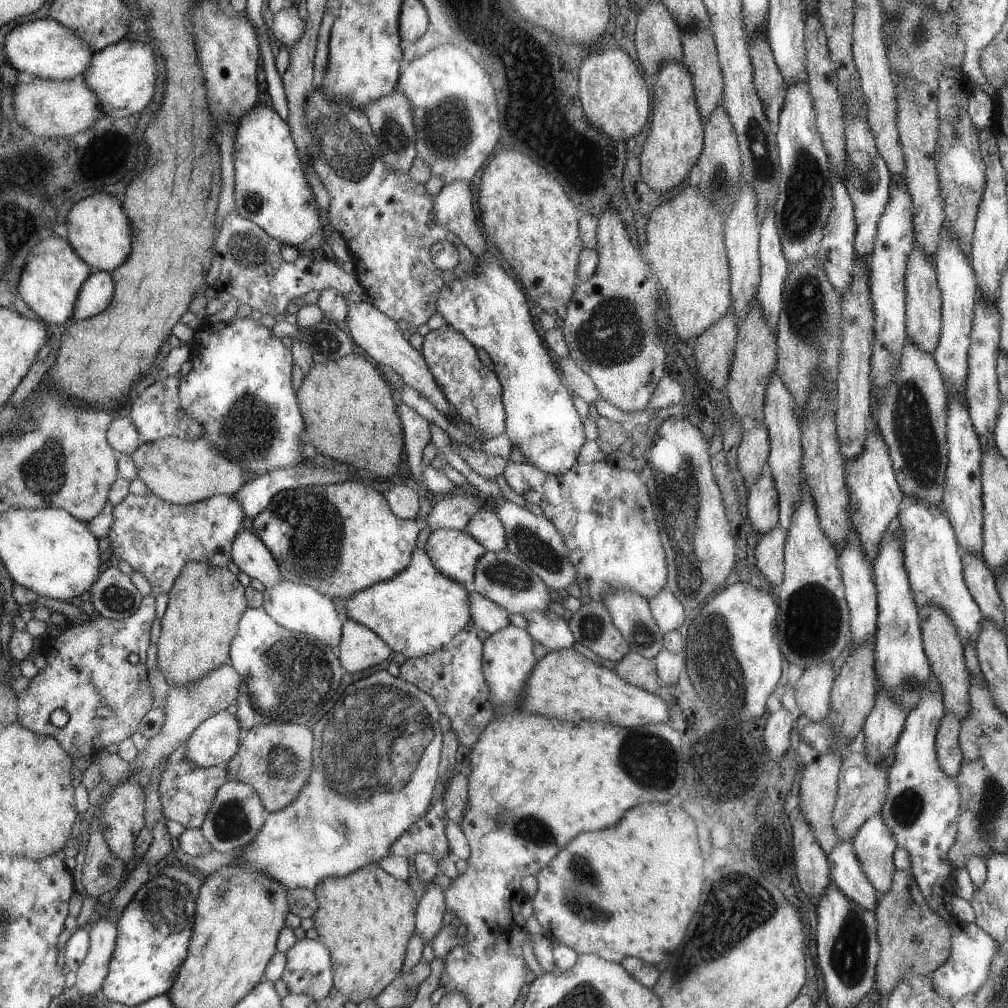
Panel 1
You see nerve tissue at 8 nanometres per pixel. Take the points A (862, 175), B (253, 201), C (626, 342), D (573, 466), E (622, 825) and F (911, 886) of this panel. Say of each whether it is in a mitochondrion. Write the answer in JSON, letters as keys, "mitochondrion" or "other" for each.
{"A":"mitochondrion","B":"mitochondrion","C":"mitochondrion","D":"other","E":"other","F":"other"}

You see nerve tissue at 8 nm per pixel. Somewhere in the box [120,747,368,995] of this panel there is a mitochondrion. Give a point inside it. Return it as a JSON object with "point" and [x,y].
{"point":[166,909]}

